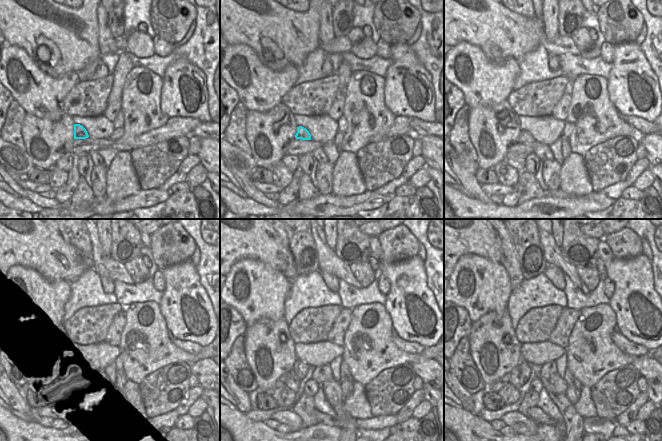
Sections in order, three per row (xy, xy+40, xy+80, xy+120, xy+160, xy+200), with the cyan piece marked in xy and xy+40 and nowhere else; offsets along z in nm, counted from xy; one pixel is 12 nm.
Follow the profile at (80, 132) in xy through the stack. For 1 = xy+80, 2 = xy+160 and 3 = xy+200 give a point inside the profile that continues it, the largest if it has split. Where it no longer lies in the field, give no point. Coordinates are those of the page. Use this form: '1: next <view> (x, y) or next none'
1: next xy+80 (525, 137)
2: next xy+160 (300, 368)
3: next xy+200 (524, 367)

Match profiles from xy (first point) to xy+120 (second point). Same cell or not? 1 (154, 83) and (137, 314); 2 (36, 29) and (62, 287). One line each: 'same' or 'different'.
1: same
2: different

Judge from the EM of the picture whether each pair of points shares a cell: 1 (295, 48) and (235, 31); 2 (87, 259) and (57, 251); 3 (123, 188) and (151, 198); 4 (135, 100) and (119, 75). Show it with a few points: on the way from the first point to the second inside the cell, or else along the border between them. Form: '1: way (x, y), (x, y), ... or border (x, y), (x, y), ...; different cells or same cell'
1: way (280, 33), (278, 31), (250, 31); same cell
2: border (64, 240), (79, 251), (81, 262), (86, 269); different cells
3: border (140, 189), (134, 194), (120, 199), (113, 199); different cells
4: border (133, 67), (127, 75), (120, 100); different cells

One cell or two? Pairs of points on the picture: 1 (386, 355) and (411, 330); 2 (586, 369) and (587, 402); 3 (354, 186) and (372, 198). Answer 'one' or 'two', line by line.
1: two
2: two
3: two

